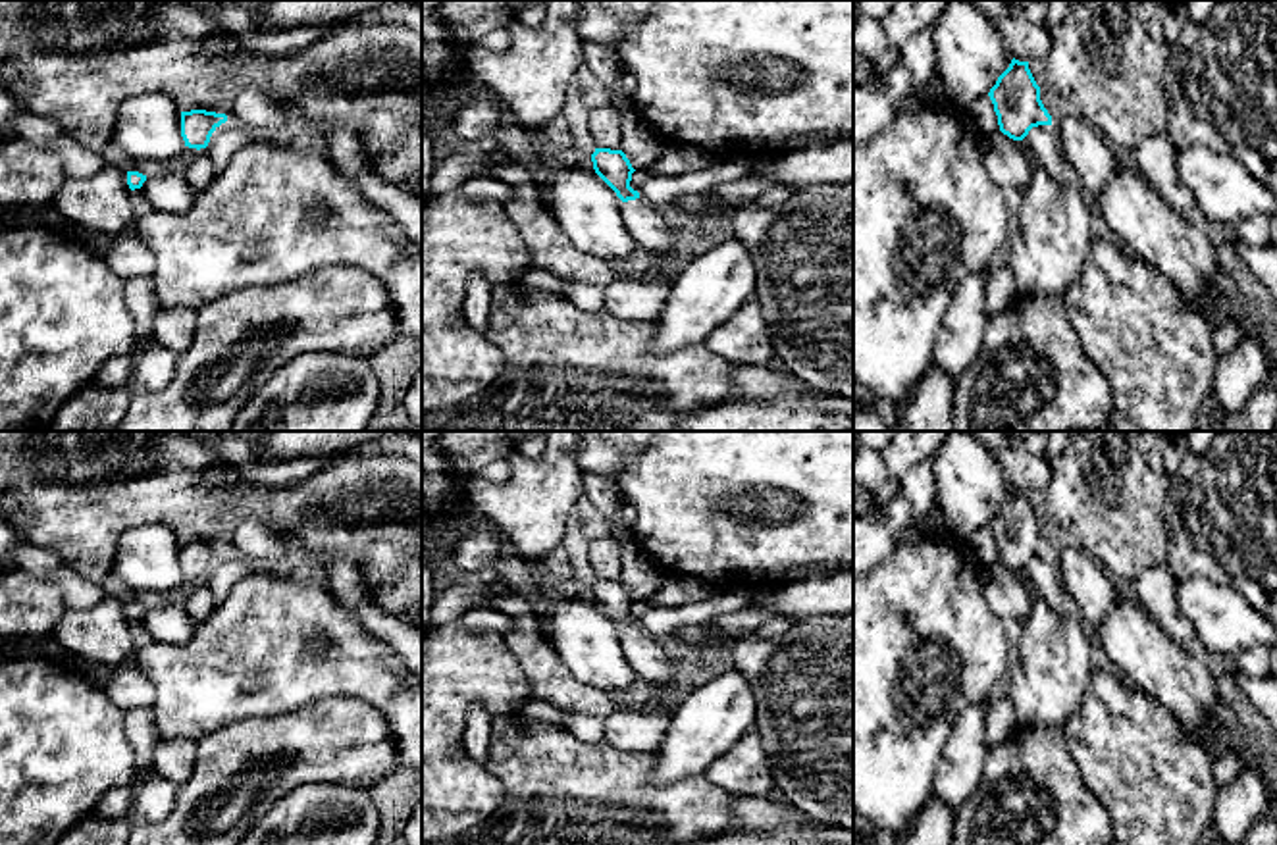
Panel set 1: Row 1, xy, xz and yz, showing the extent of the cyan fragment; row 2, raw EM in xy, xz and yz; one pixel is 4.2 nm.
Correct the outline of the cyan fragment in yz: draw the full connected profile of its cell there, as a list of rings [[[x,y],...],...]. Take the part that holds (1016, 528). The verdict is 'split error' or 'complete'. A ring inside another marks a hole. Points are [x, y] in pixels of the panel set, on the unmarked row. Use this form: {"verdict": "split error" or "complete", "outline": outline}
{"verdict": "complete", "outline": [[[1011,491],[988,524],[1003,566],[1023,572],[1032,558],[1052,556],[1029,493]]]}

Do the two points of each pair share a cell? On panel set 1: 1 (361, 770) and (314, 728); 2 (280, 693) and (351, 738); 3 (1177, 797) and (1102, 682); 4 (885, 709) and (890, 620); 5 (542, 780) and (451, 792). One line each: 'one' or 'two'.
1: one
2: two
3: one
4: one
5: two

